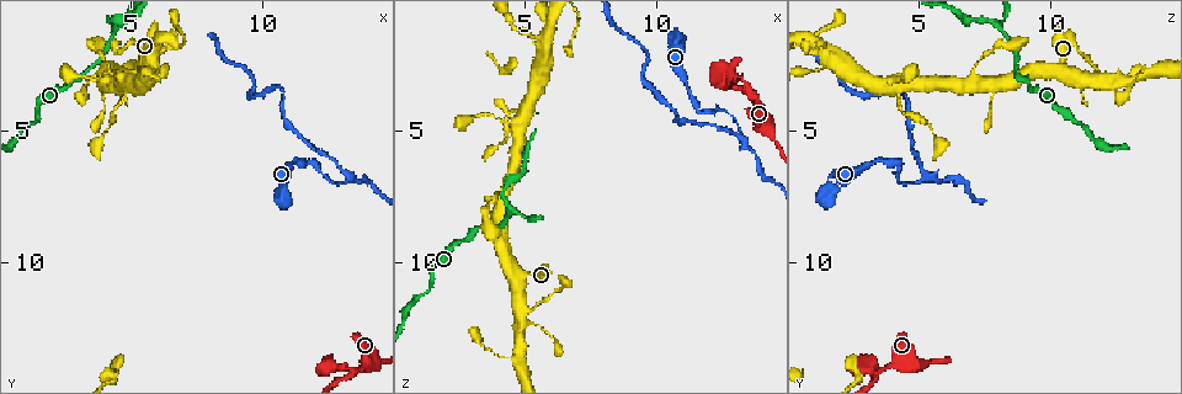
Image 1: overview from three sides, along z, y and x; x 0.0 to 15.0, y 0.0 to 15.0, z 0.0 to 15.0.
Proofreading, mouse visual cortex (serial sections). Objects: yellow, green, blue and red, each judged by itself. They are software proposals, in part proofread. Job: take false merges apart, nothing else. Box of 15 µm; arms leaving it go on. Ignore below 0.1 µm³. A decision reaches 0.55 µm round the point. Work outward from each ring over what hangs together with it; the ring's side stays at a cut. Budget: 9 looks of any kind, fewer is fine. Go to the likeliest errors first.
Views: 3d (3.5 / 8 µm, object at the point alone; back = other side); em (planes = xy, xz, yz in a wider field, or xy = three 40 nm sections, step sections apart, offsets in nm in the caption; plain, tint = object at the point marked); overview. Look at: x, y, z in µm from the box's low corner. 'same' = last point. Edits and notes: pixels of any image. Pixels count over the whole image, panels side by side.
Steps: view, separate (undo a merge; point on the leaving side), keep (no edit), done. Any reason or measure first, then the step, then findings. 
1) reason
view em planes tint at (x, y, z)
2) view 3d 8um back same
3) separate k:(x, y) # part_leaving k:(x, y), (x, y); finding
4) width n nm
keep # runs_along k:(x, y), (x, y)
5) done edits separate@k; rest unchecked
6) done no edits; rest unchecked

branch point
view 3d 3.5um at (13.1, 6.6, 5.2)

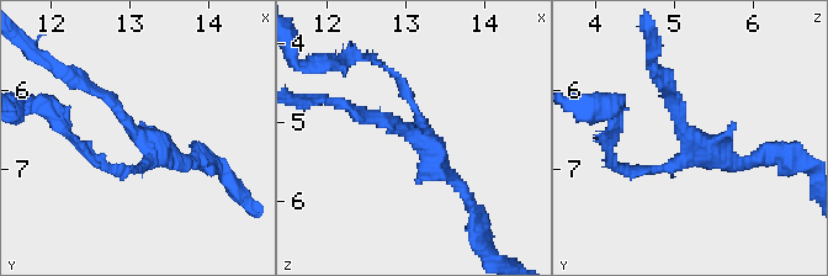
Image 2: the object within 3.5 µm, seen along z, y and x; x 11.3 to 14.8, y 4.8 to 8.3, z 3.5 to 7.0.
shape alone is not enough
view em xy step 1 tint at (13.25, 6.75, 5.20)

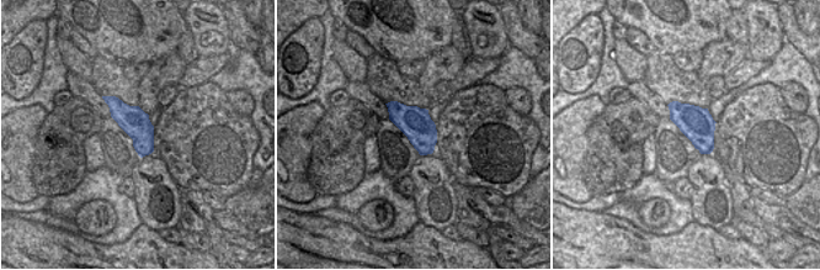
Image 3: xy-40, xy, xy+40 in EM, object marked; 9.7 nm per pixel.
another direction
view em xy step 2 tint same

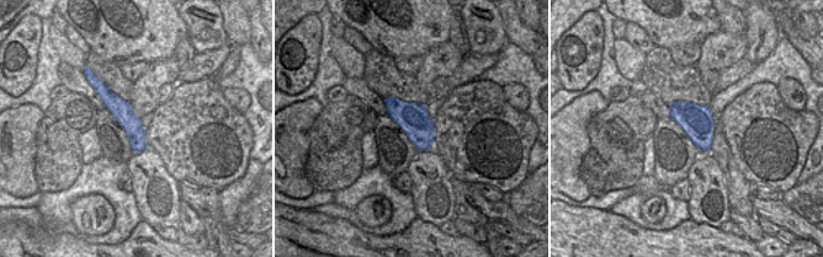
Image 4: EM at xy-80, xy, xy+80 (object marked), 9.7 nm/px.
keep # runs_along 4:(101, 89), (132, 124), (142, 146); continuous, no second cell

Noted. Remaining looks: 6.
arms part here
view 3d 3.5um at (4.4, 1.1, 8.1)

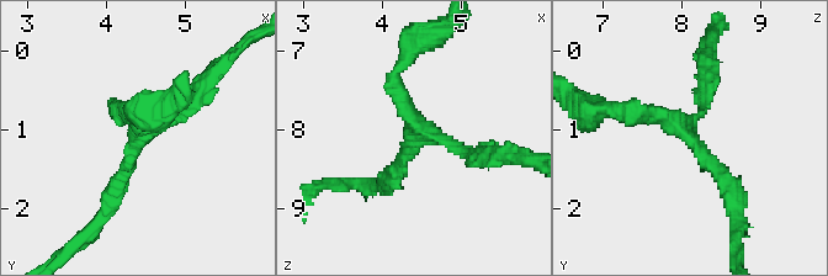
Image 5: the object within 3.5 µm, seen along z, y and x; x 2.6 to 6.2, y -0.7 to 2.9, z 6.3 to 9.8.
arms 3; arm_widths 150, 200, 250 nm
view em xy step 5 tint at (4.45, 1.10, 8.10)

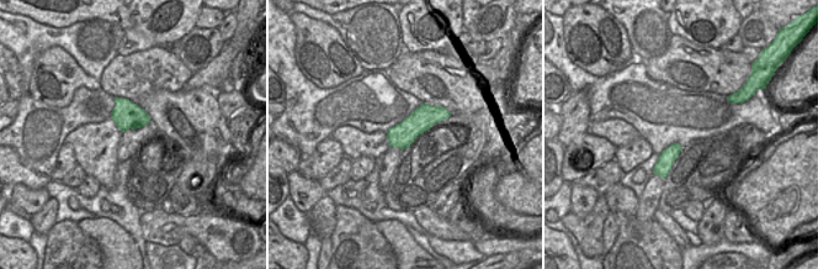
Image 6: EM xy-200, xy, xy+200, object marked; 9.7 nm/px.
keep # runs_along 5:(731, 200), (674, 121), (624, 110); continuous, no second cell

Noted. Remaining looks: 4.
sudden change in width
view 3d 3.5um at (12.9, 13.9, 2.9)

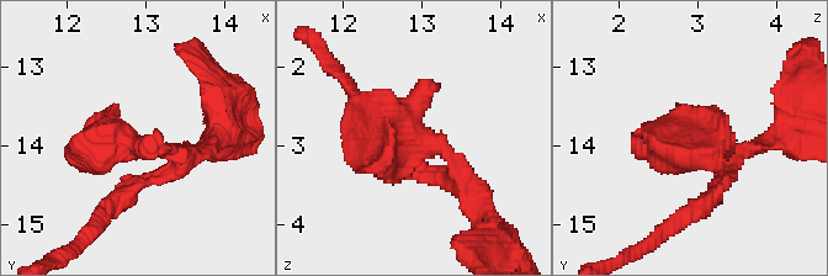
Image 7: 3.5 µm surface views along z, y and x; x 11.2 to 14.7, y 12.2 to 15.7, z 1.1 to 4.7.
need the tissue
view em planes tint at (12.80, 14.00, 2.80)

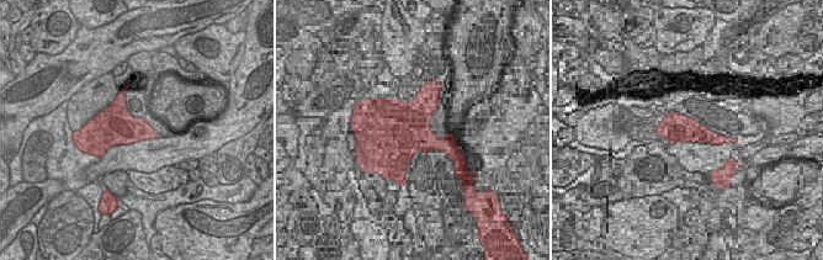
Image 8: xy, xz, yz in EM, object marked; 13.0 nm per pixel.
keep # runs_along 7:(190, 157), (110, 144), (113, 104); one cell here

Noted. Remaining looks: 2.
a narrow waist
view 3d 3.5um at (4.8, 3.6, 4.3)

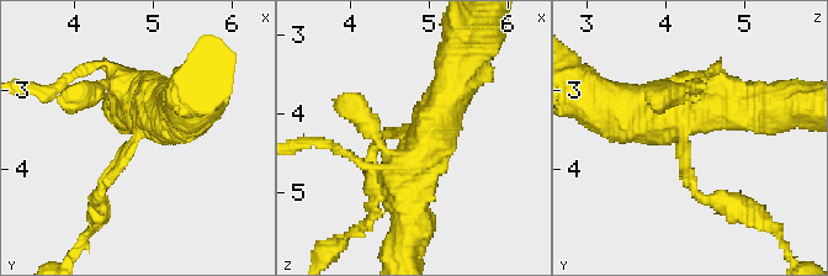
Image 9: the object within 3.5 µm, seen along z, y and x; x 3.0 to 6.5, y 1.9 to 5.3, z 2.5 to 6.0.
now the EM
view em xy step 2 tint at (4.90, 3.50, 4.25)

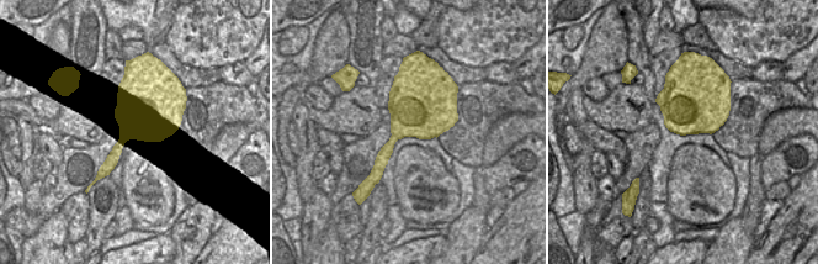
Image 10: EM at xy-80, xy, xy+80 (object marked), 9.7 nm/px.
keep # runs_along 9:(408, 213), (457, 62); one cell here

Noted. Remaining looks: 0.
done no edits; rest unchecked

